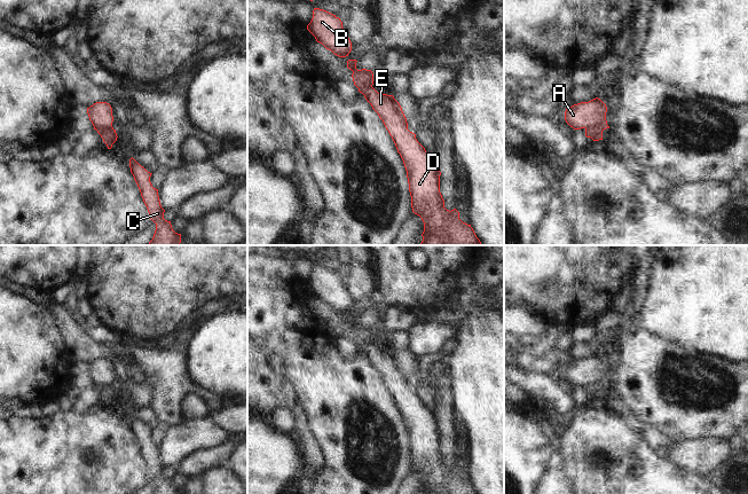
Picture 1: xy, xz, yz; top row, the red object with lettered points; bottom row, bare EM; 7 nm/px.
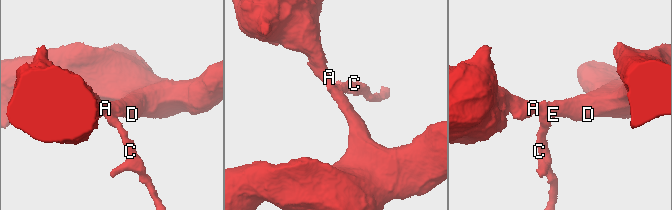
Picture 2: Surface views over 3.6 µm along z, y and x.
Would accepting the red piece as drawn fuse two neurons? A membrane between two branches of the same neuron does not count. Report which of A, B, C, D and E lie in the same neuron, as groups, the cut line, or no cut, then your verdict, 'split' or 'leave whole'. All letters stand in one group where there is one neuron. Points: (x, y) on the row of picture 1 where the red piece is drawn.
A B D E / C | yz (603, 128), (588, 127), (585, 130) | split

